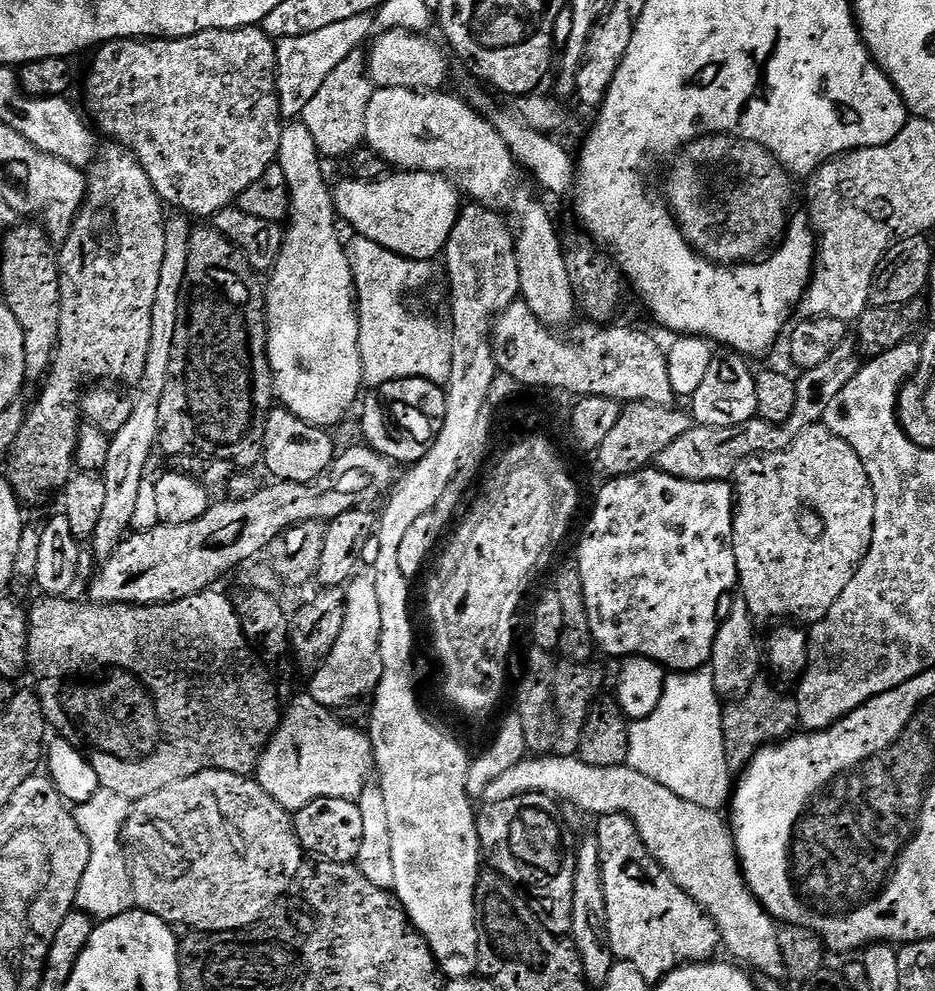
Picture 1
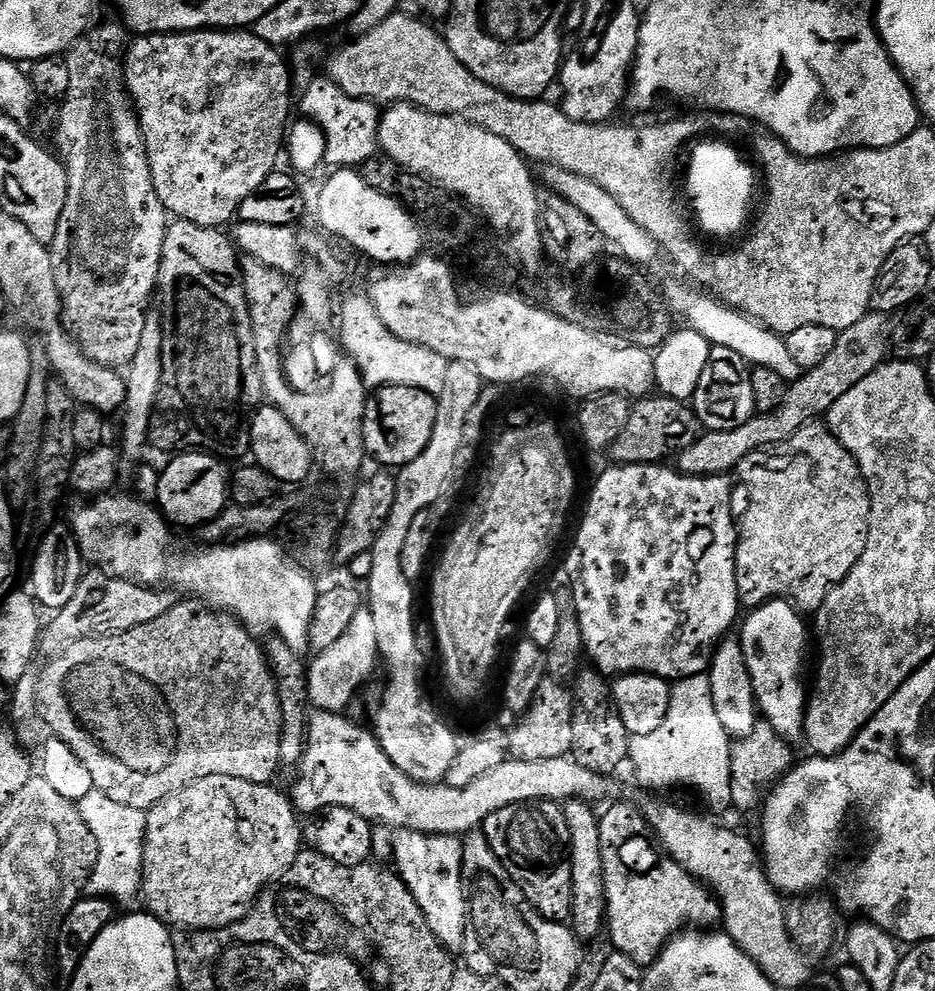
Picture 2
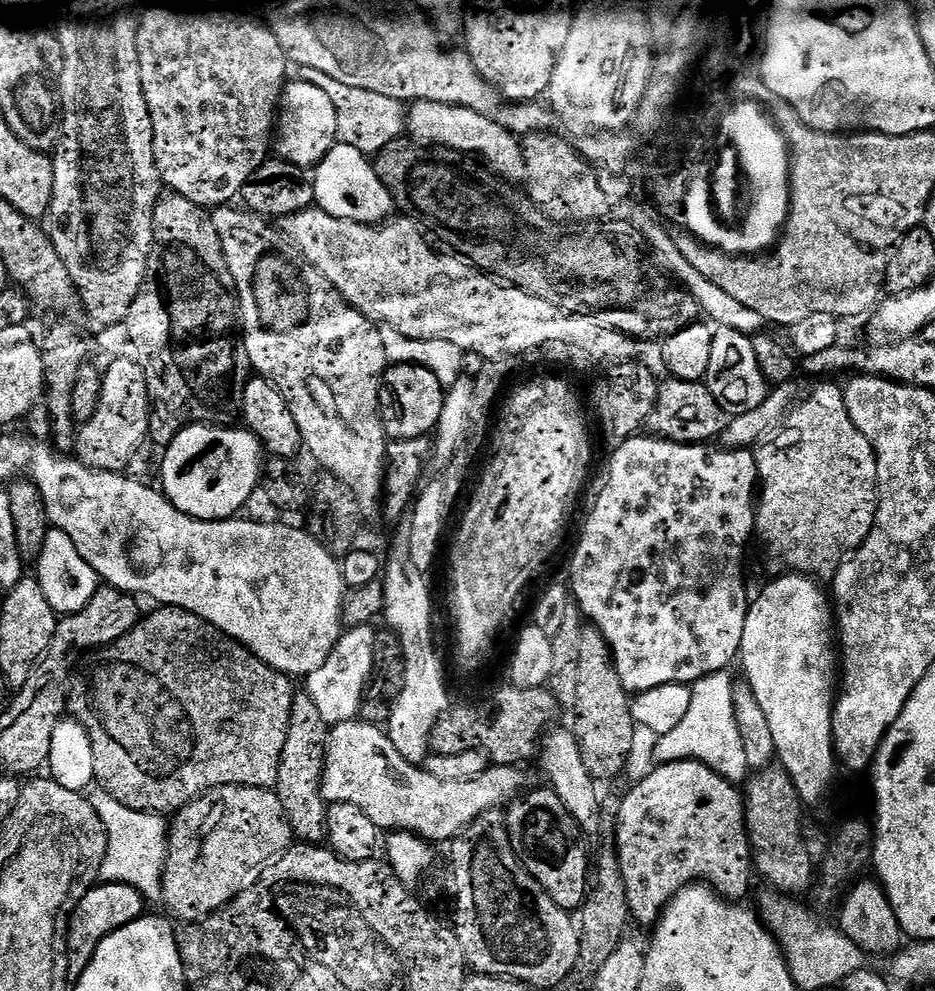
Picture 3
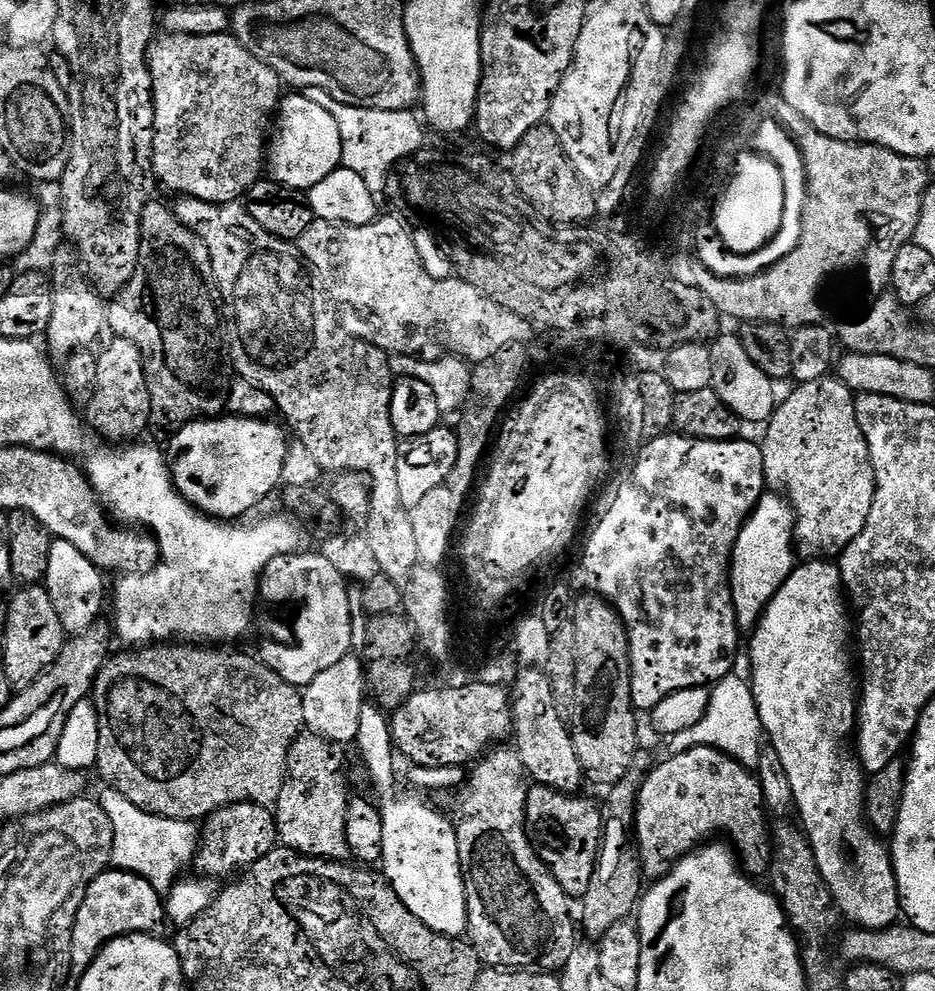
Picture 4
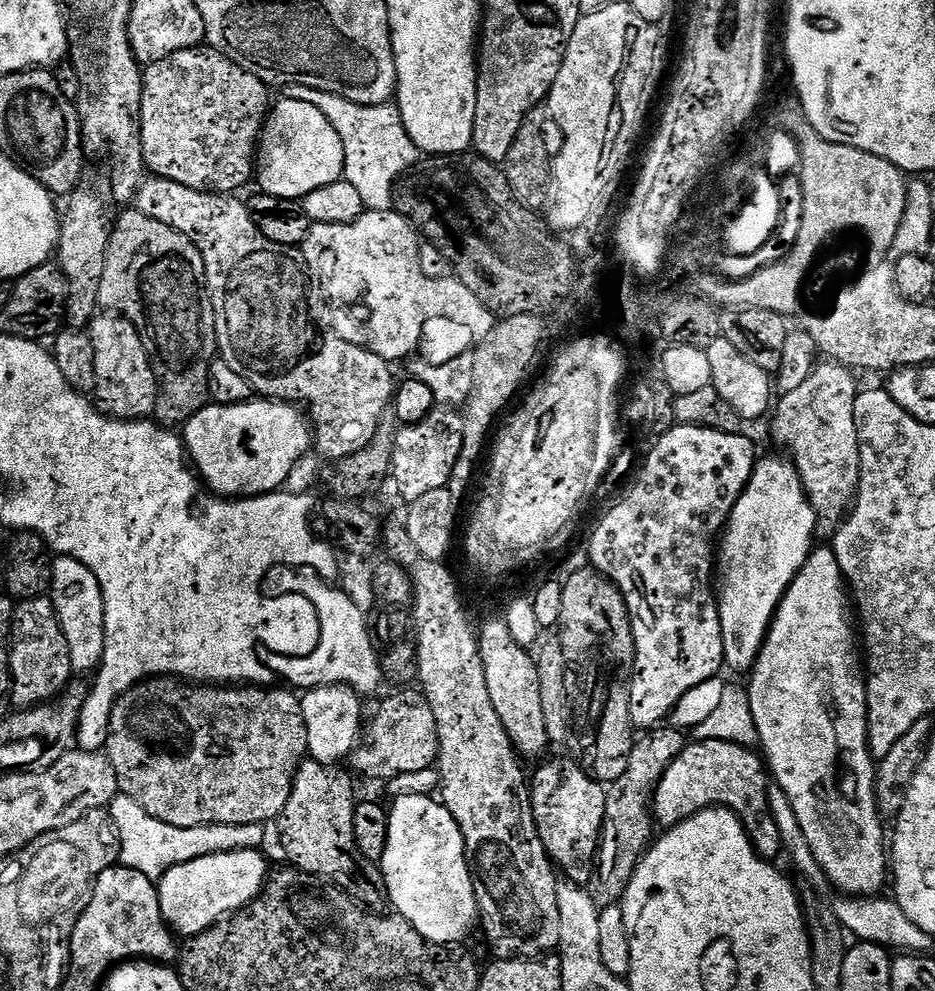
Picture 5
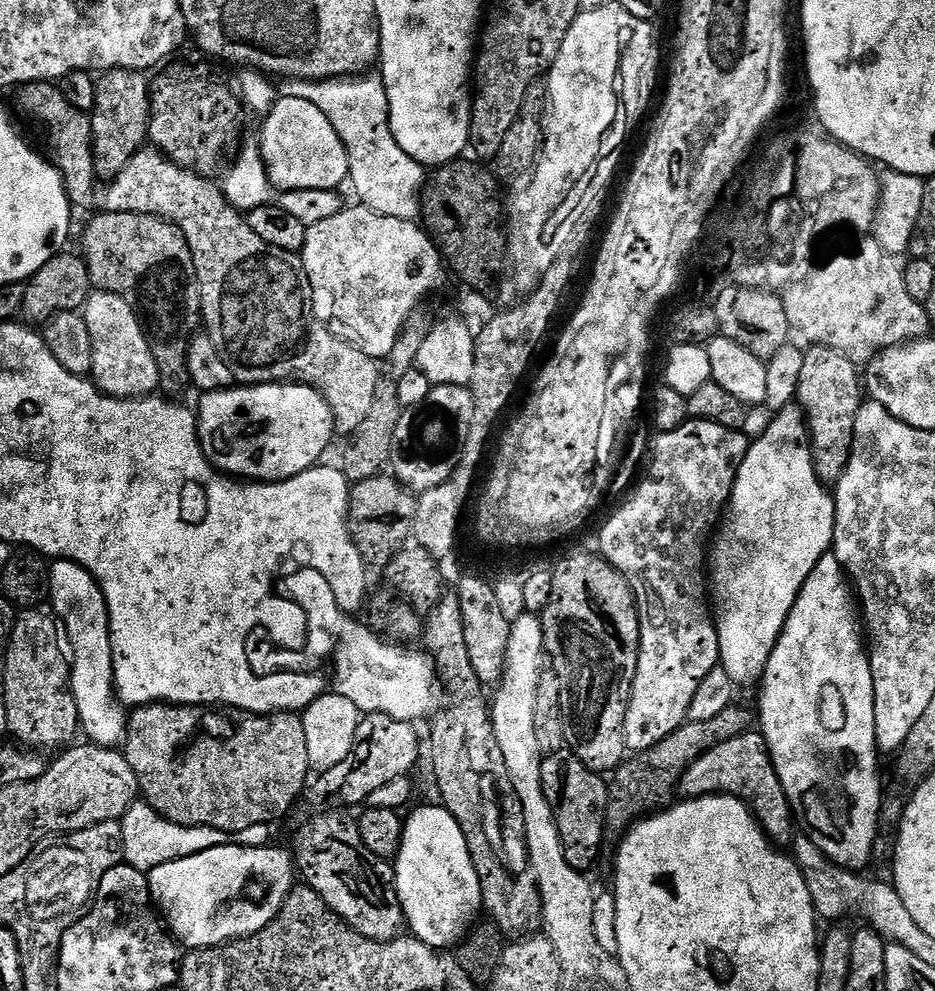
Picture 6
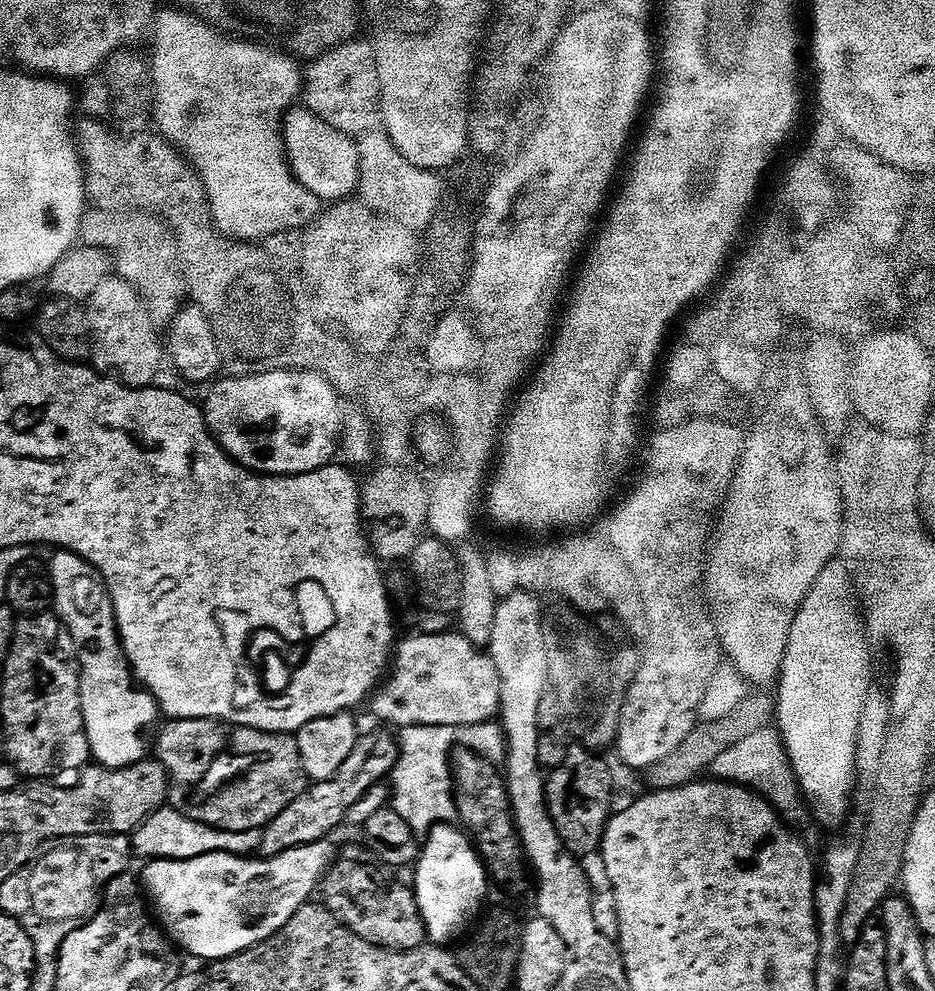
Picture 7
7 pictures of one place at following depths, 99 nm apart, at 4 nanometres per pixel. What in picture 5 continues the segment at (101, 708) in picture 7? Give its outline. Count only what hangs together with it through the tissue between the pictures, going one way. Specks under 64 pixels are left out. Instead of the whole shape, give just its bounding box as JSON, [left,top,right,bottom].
[50,556,104,673]

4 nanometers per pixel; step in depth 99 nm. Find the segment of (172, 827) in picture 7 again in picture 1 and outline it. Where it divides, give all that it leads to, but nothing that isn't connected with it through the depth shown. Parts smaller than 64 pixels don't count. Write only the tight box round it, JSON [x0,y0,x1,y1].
[73,788,135,922]

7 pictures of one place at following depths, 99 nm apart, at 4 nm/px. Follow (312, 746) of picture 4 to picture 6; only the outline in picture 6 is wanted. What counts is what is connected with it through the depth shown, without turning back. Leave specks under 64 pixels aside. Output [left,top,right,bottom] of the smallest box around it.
[294,811,406,940]

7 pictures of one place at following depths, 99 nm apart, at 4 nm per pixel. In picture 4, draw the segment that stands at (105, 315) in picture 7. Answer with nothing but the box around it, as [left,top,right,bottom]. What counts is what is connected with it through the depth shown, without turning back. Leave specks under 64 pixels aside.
[86,338,150,442]

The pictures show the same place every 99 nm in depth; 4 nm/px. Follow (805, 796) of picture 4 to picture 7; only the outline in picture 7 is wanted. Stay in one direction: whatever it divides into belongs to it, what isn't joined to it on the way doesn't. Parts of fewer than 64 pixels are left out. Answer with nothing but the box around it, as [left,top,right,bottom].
[775,562,872,828]

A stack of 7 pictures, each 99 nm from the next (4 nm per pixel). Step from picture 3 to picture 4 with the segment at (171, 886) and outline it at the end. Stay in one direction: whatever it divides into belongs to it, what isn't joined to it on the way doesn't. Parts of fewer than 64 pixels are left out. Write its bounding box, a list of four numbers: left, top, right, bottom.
[194,804,278,878]

